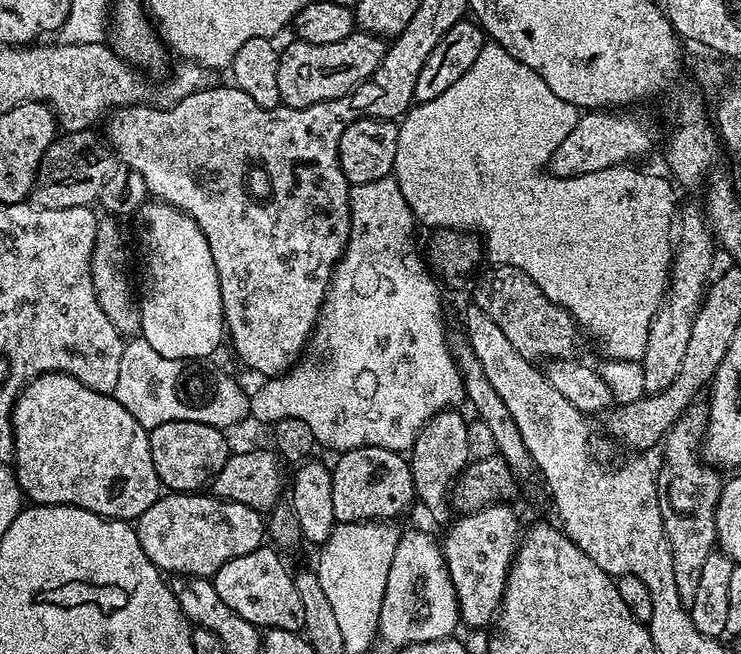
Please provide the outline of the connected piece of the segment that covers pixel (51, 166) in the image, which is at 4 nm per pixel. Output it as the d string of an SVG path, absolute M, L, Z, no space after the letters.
M89 130L57 135L46 154L42 154L42 162L34 178L31 203L46 210L66 210L74 206L86 208L97 203L99 192L118 167L118 161L107 143L94 133Z

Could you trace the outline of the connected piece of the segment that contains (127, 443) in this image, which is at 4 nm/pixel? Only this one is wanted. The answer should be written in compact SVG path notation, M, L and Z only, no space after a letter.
M47 372L22 389L12 407L14 434L14 471L21 493L29 496L32 504L65 504L90 510L109 520L140 519L162 495L162 485L150 458L149 429L143 428L137 418L107 392L90 390L78 378L64 372Z

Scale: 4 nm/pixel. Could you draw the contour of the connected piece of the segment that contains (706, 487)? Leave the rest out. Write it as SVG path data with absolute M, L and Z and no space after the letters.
M695 402L684 411L674 422L674 426L664 435L664 461L660 464L660 472L655 473L656 489L658 490L658 510L662 514L662 526L666 534L666 542L670 546L670 562L674 566L674 583L678 586L678 598L686 606L691 606L698 591L698 581L702 575L702 565L706 558L717 547L716 543L716 507L720 497L722 476L710 464L702 459L702 433L708 422L708 410L703 403Z

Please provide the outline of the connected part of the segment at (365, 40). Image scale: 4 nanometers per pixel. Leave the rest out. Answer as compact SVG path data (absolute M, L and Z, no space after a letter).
M359 30L330 45L314 45L297 38L292 42L282 48L278 62L278 94L281 105L286 108L305 108L349 96L378 70L388 49L381 37Z

